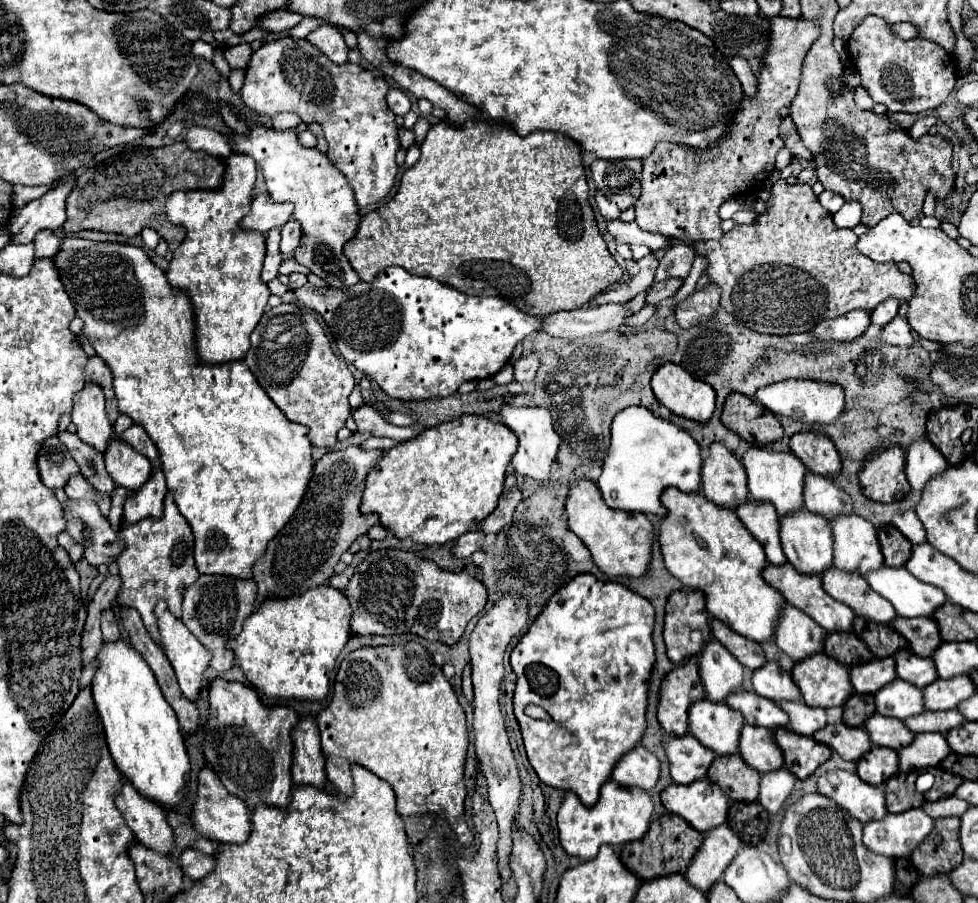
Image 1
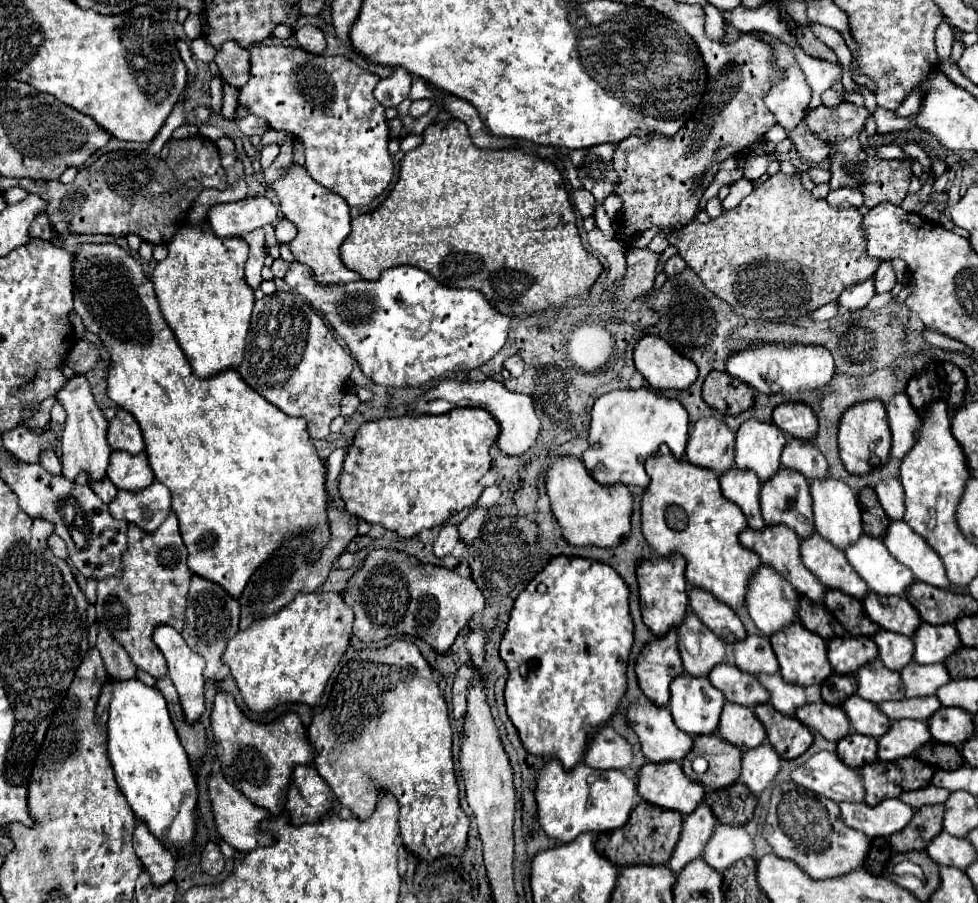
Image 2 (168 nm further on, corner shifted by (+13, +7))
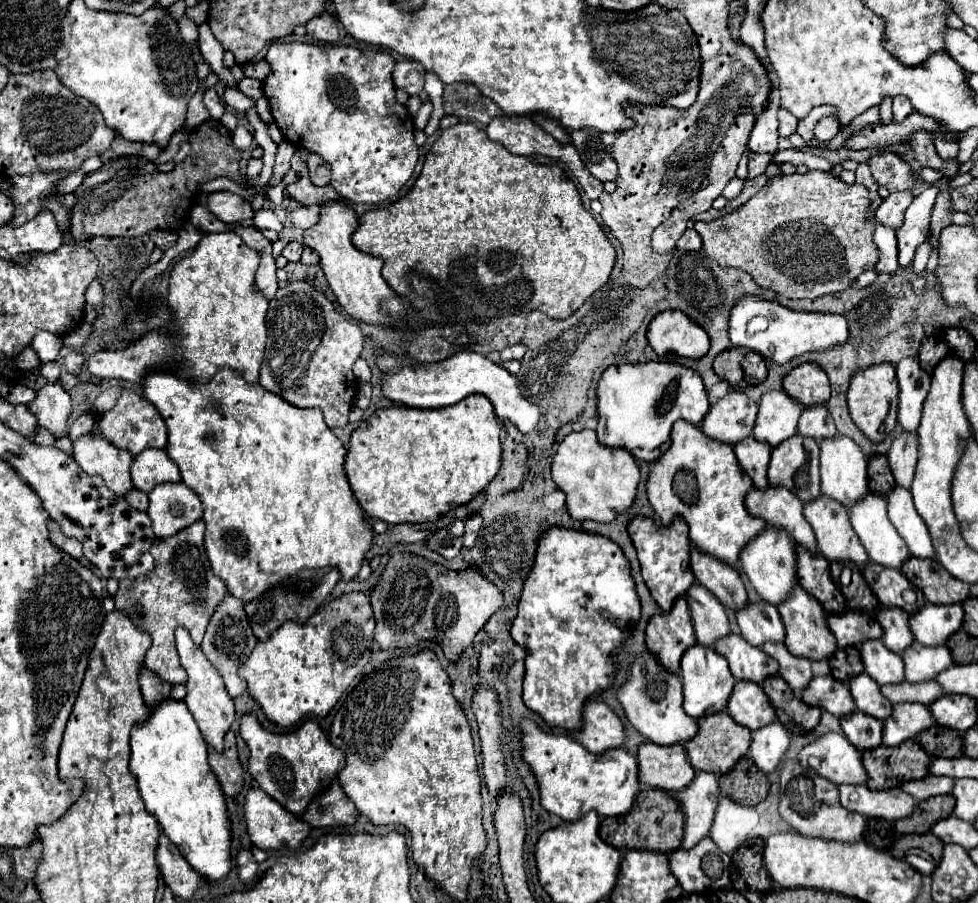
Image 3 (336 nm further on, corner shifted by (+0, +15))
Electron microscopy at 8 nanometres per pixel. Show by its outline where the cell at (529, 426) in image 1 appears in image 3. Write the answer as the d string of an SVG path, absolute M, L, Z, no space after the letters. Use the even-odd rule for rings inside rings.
M459 351L437 363L419 363L415 367L401 367L399 371L385 373L381 379L381 393L393 403L419 407L419 409L439 409L449 407L465 399L467 395L485 395L499 419L509 419L519 427L521 433L529 433L539 421L539 407L529 403L517 385L517 379L501 365L489 361L487 357L473 351Z

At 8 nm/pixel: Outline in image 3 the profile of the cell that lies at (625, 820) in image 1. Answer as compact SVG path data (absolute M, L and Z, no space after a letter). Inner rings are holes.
M523 719L519 723L521 729L521 759L529 765L531 773L537 779L539 791L541 791L541 805L549 811L559 815L563 821L577 821L587 813L589 809L595 809L603 817L615 817L615 815L625 815L637 793L639 793L639 775L637 775L637 759L625 751L625 749L609 749L609 753L593 755L589 753L581 743L577 743L571 735L567 733L551 733L543 731L533 719Z

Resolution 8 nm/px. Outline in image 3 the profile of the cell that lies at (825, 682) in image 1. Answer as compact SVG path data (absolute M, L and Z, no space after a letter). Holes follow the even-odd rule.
M797 585L797 589L793 589L793 597L789 597L789 601L785 601L785 605L781 605L779 615L785 623L785 633L787 633L785 645L793 655L807 657L807 659L829 659L833 655L833 651L837 649L835 637L827 625L825 609L821 609L821 603L813 601L813 597L809 597L809 593L805 593L805 589L801 589L801 585Z

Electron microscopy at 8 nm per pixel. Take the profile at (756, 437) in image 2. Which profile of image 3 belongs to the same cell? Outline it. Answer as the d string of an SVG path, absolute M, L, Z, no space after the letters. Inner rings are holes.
M765 391L759 401L759 413L753 437L777 447L781 441L797 433L797 421L805 407L783 391Z

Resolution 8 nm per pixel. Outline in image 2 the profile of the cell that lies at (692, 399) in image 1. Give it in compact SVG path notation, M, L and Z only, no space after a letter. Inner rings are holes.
M656 335L638 341L634 347L634 365L656 391L686 391L698 377L696 365Z

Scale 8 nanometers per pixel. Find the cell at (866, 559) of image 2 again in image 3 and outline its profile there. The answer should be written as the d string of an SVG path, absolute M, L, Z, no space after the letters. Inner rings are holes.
M867 493L863 497L863 501L859 501L857 505L853 505L853 509L849 509L849 517L851 517L851 525L853 525L855 533L859 535L863 547L867 549L867 555L871 561L881 563L883 567L901 569L905 559L911 557L905 541L901 539L901 535L897 533L897 529L891 525L889 517L887 517L887 501L883 499L883 495Z

